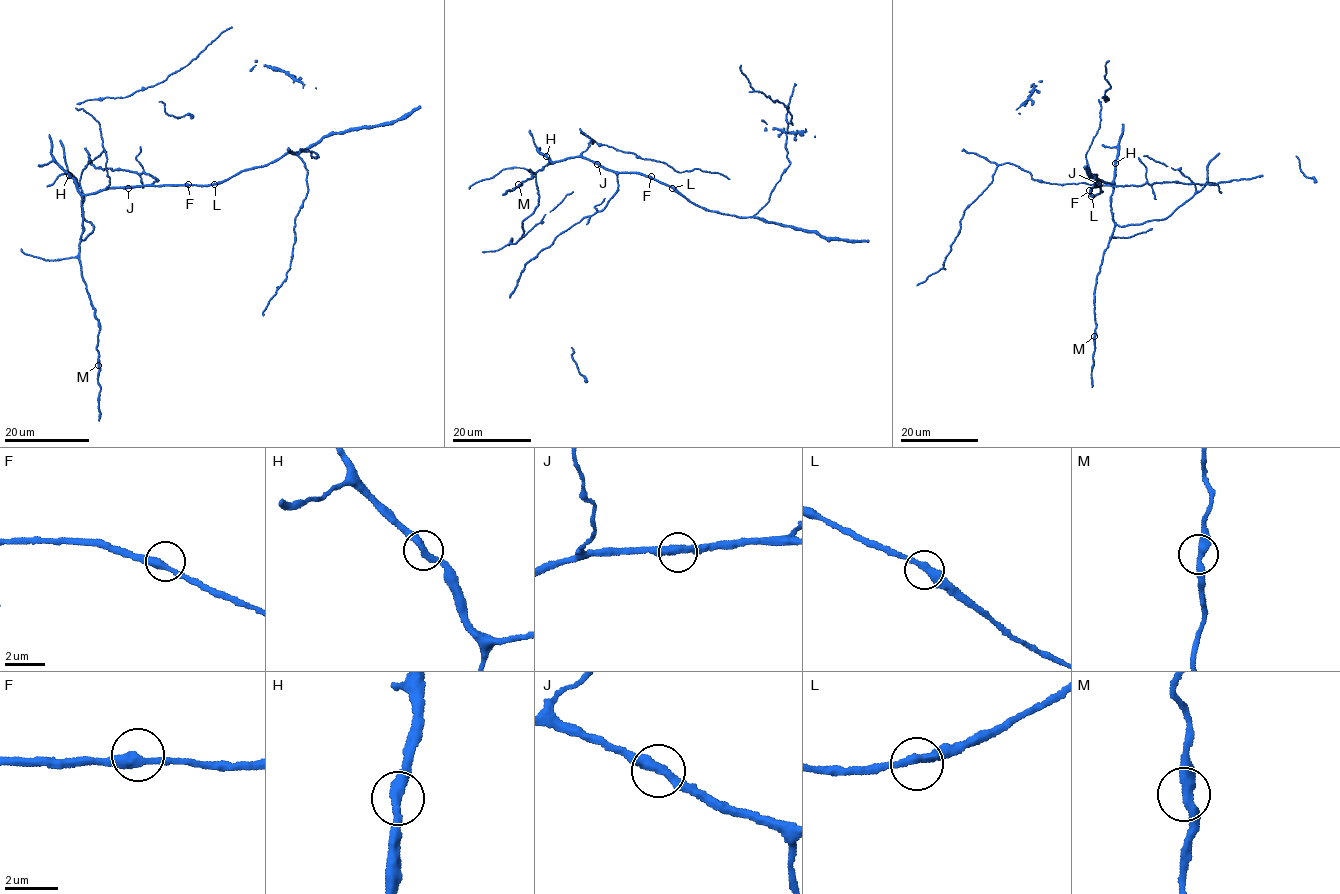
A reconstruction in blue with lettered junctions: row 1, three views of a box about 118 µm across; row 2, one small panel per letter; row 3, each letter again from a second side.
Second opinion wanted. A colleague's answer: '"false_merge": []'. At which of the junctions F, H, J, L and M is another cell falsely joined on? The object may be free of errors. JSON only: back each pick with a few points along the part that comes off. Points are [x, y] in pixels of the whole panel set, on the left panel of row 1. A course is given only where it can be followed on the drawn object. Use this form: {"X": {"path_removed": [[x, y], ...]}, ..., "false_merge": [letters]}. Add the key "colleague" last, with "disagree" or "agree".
{"false_merge": [], "colleague": "agree"}

